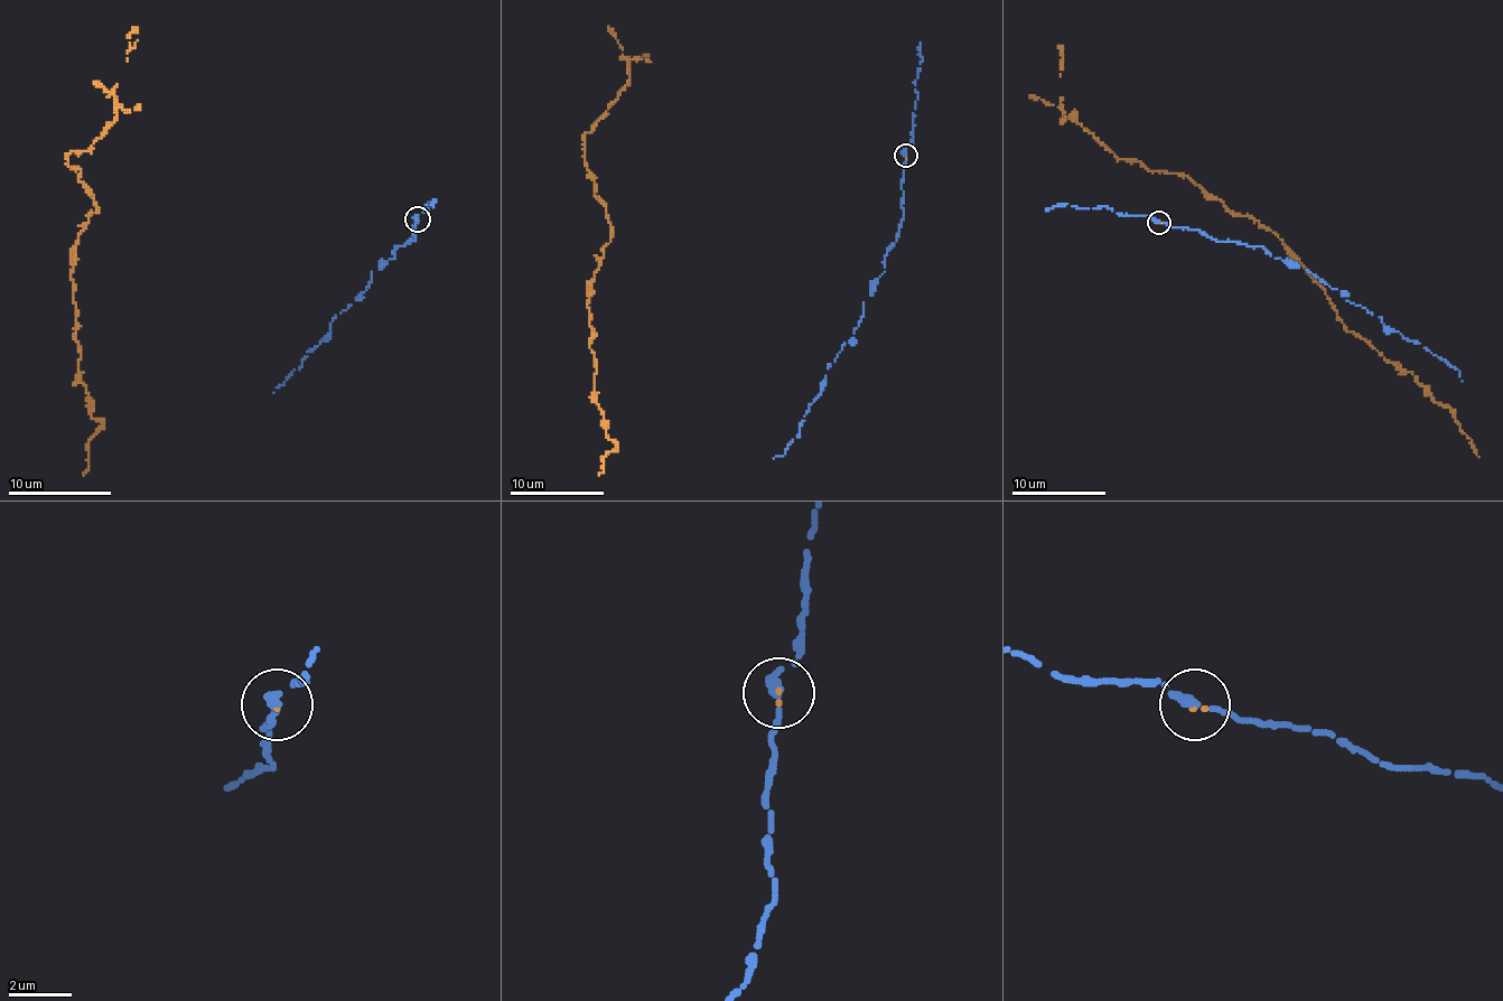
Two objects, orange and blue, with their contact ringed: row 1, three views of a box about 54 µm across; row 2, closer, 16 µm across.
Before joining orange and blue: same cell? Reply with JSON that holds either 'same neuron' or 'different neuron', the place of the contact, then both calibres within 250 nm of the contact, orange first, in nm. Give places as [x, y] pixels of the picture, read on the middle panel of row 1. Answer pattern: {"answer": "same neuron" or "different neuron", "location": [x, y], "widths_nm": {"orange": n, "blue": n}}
{"answer": "same neuron", "location": [905, 156], "widths_nm": {"orange": 100, "blue": 240}}

